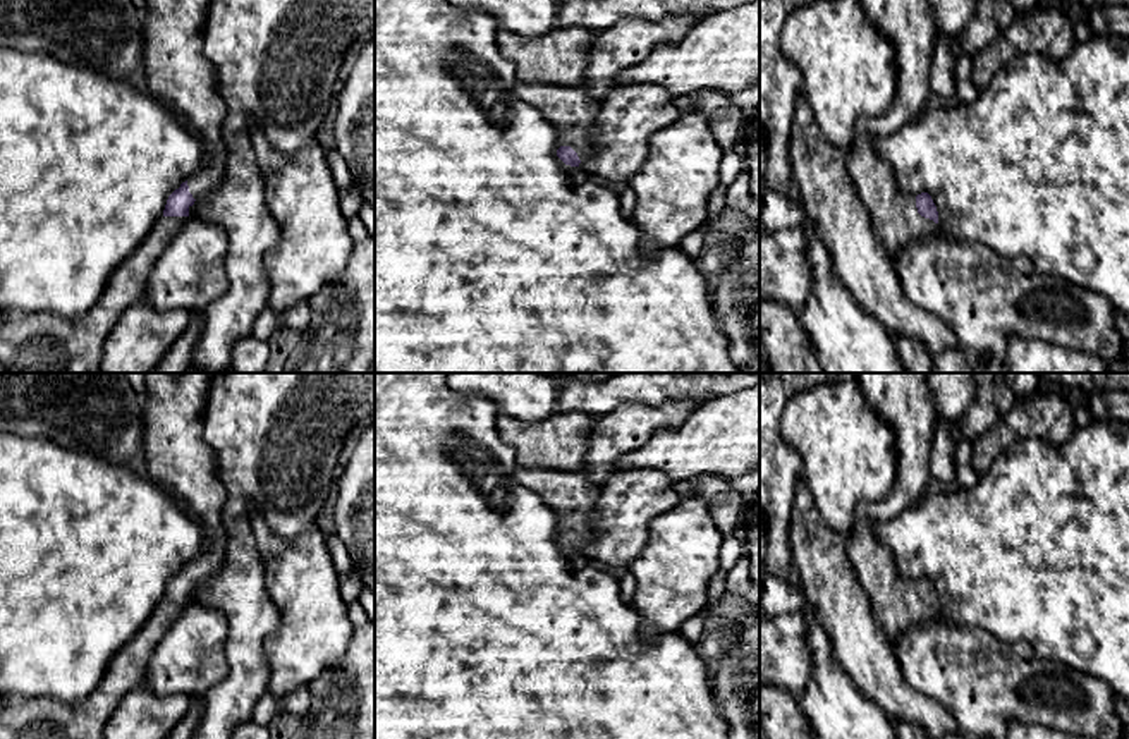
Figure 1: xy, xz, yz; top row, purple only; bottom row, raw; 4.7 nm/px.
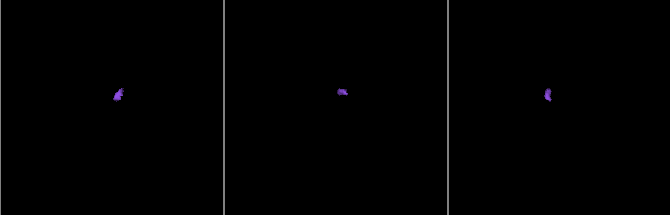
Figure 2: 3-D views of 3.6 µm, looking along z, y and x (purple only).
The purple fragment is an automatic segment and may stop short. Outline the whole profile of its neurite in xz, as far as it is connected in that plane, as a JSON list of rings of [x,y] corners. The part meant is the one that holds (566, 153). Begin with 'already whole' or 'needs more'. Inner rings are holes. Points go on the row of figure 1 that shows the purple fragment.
needs more; [[[517,82],[516,96],[534,107],[558,132],[562,146],[557,156],[571,167],[589,156],[595,148],[593,131],[601,101],[581,86],[546,86]]]

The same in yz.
needs more; [[[859,0],[873,27],[890,41],[895,50],[897,86],[892,105],[883,115],[861,117],[854,127],[854,144],[847,150],[847,170],[852,177],[870,223],[888,256],[895,256],[909,242],[925,239],[937,232],[938,211],[928,192],[916,198],[904,194],[897,187],[892,165],[880,158],[873,143],[894,134],[900,127],[914,122],[931,96],[931,64],[935,45],[935,22],[930,0]]]

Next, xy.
needs more; [[[146,0],[143,55],[148,93],[189,120],[192,132],[206,146],[204,165],[168,196],[163,217],[139,247],[113,270],[103,294],[86,315],[65,321],[48,313],[15,313],[5,318],[0,325],[0,364],[7,373],[101,373],[105,340],[112,328],[132,304],[144,299],[151,270],[191,215],[194,201],[222,182],[227,168],[227,151],[222,141],[227,107],[215,86],[215,69],[203,52],[208,7],[210,0]]]

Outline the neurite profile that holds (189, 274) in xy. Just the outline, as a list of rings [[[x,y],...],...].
[[[189,215],[146,280],[146,304],[160,311],[201,313],[229,289],[227,247],[220,225]]]

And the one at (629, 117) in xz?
[[[617,86],[603,100],[593,131],[593,151],[579,168],[610,182],[626,182],[650,153],[650,139],[672,125],[680,110],[662,86]]]

